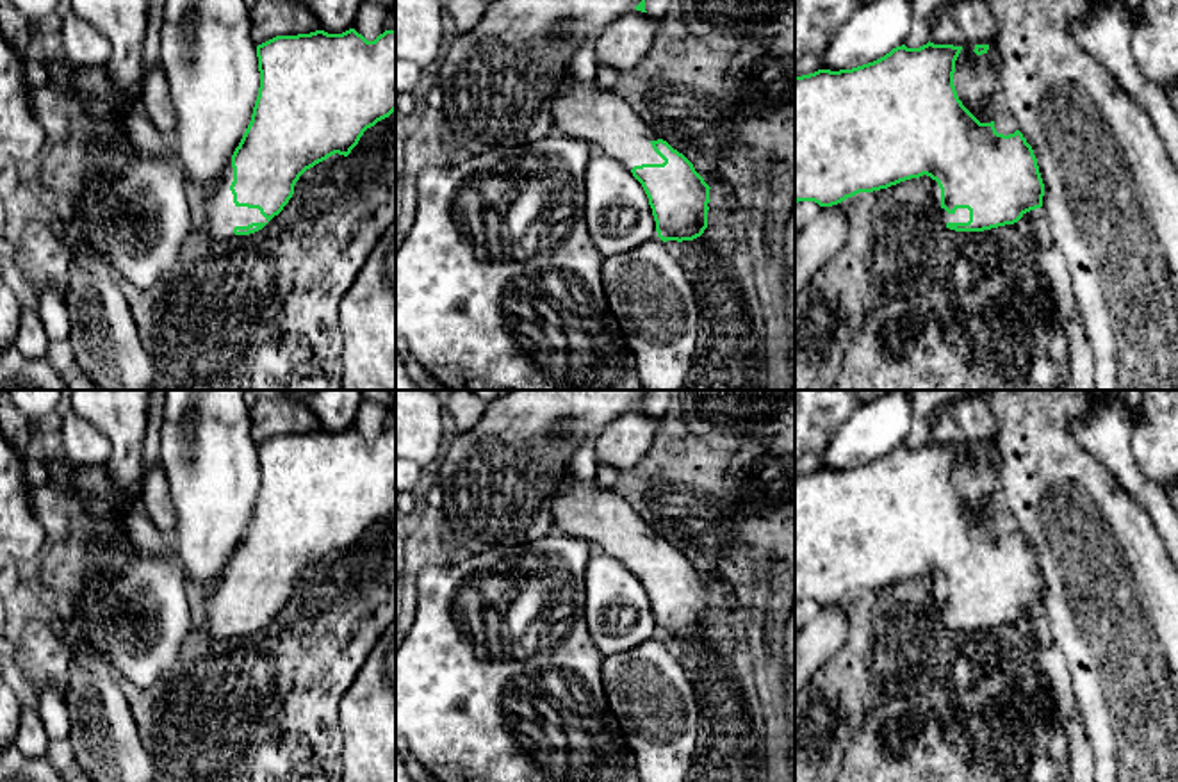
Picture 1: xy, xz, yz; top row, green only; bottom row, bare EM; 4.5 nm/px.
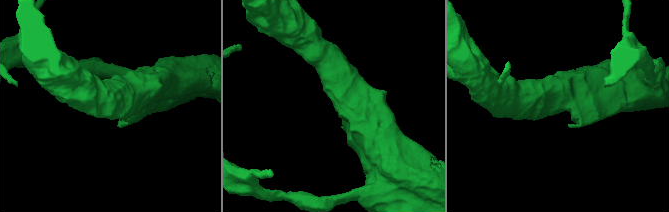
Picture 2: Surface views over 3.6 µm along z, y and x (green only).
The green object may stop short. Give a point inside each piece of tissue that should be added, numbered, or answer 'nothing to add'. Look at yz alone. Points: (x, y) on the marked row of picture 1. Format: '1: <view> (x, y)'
1: yz (961, 214)

